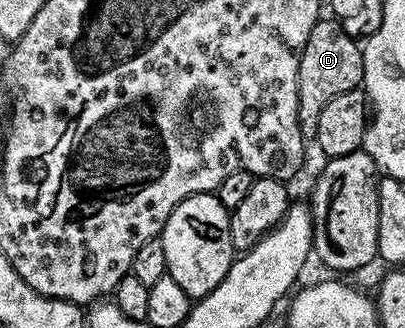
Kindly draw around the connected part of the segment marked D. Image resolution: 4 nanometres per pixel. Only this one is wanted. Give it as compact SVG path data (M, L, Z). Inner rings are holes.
M319 18L308 34L308 42L300 54L298 71L298 121L303 137L313 138L316 126L320 123L320 114L332 98L348 94L348 90L362 88L364 78L364 58L362 44L354 41L342 29L343 21L338 18Z

